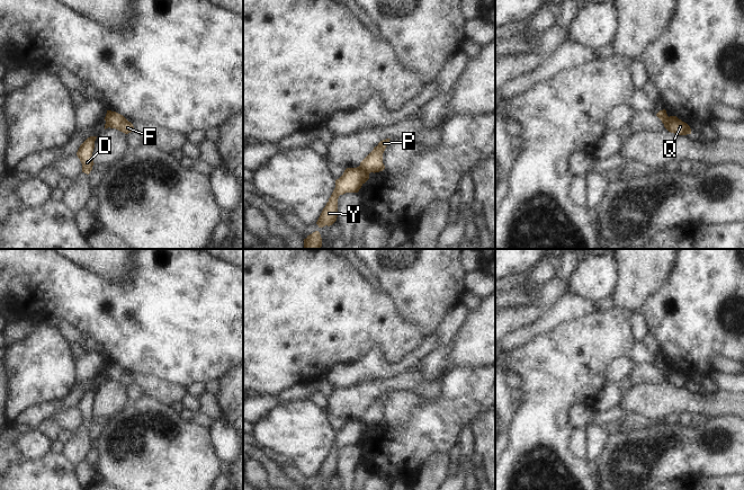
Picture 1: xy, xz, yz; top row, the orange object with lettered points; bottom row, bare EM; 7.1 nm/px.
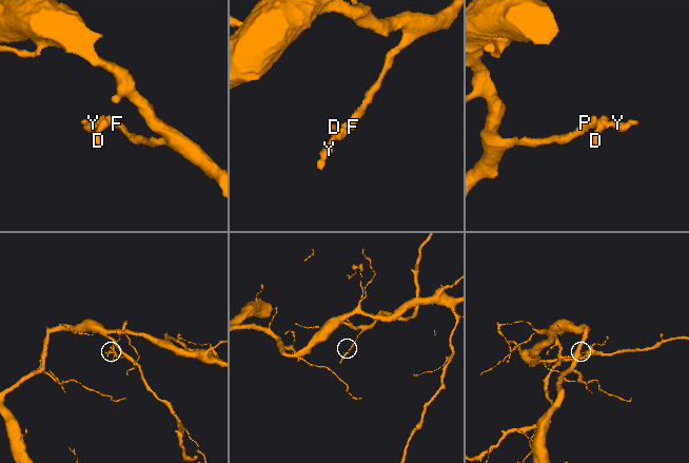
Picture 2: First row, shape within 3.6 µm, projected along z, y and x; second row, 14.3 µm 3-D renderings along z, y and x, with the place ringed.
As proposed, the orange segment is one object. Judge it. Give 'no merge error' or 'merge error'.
merge error

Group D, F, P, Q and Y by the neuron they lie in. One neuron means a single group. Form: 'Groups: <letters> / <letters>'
Groups: D Q Y / F P

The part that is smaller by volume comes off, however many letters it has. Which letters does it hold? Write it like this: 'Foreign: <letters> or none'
Foreign: D, Q, Y

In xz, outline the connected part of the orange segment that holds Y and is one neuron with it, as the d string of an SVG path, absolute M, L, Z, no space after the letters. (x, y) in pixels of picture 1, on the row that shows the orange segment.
M359 167L347 168L343 175L335 180L335 188L323 208L316 224L319 228L332 225L338 217L338 198L346 193L358 193L361 186L369 179L369 172Z

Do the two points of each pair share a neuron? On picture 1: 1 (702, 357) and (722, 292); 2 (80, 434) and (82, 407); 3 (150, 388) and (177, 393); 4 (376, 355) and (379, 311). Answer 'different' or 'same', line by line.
1: same
2: same
3: same
4: different

